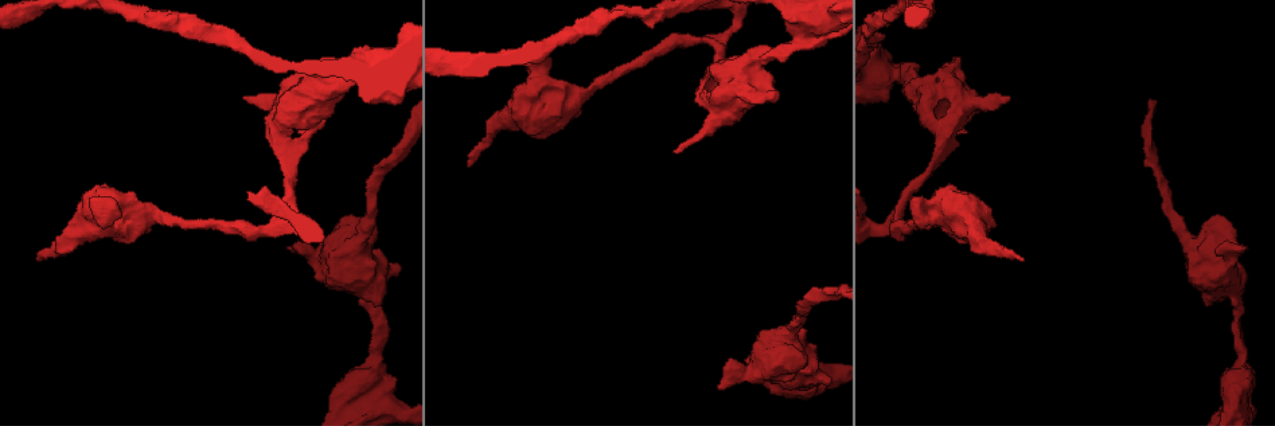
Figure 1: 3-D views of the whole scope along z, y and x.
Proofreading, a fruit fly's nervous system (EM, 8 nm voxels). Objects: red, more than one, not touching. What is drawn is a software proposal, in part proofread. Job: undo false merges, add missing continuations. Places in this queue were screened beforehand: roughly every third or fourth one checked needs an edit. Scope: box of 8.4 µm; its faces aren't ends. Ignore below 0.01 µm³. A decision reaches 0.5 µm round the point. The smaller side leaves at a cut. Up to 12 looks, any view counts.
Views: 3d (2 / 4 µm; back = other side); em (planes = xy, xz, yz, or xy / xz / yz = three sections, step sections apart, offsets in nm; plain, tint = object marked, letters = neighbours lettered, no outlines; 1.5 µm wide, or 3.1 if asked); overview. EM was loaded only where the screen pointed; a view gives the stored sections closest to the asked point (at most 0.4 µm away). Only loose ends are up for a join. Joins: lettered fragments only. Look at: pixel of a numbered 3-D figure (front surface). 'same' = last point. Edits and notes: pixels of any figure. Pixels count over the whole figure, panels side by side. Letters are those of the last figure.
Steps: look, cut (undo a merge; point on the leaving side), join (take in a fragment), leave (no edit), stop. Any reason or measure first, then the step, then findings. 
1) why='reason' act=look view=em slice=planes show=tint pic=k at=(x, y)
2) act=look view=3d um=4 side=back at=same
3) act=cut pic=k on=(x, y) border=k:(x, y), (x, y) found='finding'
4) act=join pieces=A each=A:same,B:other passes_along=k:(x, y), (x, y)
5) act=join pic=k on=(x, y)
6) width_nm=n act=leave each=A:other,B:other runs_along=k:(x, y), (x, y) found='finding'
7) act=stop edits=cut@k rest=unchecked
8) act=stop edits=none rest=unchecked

why='calibre changes' act=look view=em slice=yz step=4 show=plain pic=1 at=(886, 74)

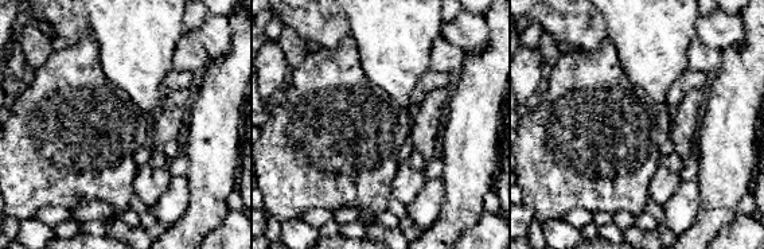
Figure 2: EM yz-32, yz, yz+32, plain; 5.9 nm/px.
act=look view=em slice=yz step=4 show=letters at=same

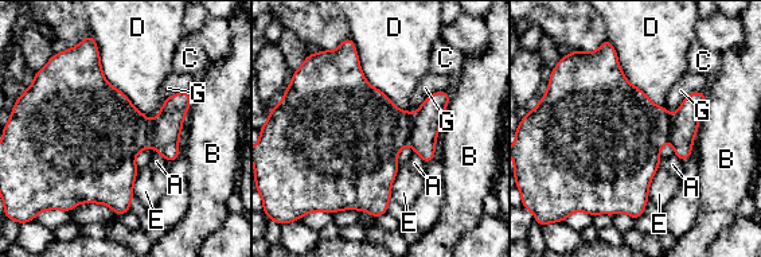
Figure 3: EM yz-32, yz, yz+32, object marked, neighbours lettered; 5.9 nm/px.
width_nm=460 act=cut pic=3 on=(370, 131) each=A:other,B:other,C:other,D:other,E:other,G:other border=3:(413, 115), (408, 141) found='two cells meet here'

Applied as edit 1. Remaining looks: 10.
why='sudden change in width' act=look view=3d um=4 pic=1 at=(584, 94)

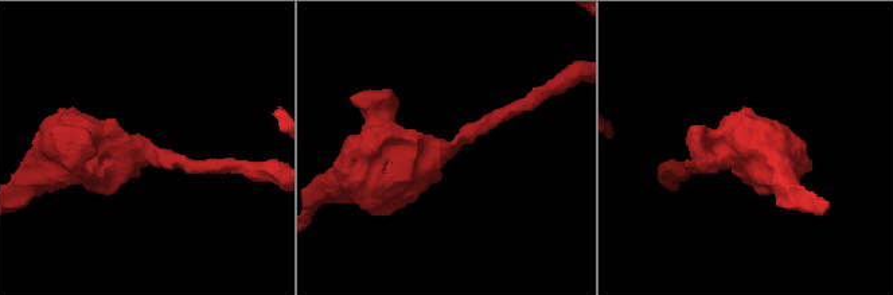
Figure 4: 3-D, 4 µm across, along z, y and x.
arm_widths_nm=200,750 why='shape alone is not enough' act=look view=em um=3.1 slice=yz step=8 show=tint pic=4 at=(447, 149)

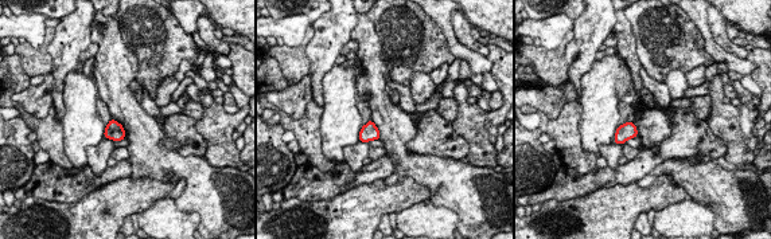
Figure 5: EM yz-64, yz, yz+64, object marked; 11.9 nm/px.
why='cut it another way' act=look view=em um=3.1 slice=xz step=8 show=letters at=same

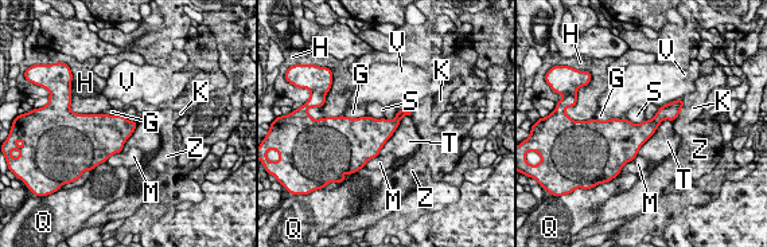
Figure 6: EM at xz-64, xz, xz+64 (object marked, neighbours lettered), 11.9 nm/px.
act=leave each=G:other,H:other,K:other,M:other,Q:other,S:other,T:other,V:other,Z:other border=6:(409, 114), (401, 118), (378, 155) found='all the same cell'

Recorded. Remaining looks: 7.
why='an open end' act=look view=3d um=4 pic=1 at=(291, 248)

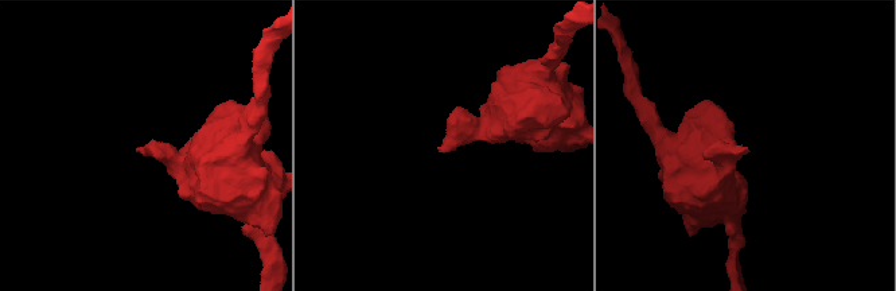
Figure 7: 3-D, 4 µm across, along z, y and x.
why='now the EM' act=look view=em slice=planes show=plain pic=7 at=(138, 147)

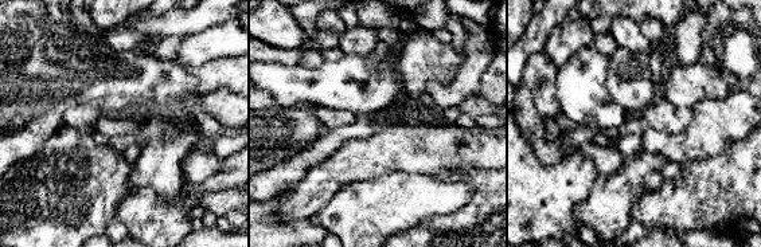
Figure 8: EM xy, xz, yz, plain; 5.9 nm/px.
why='what lies round it' act=look view=em slice=planes show=letters at=same

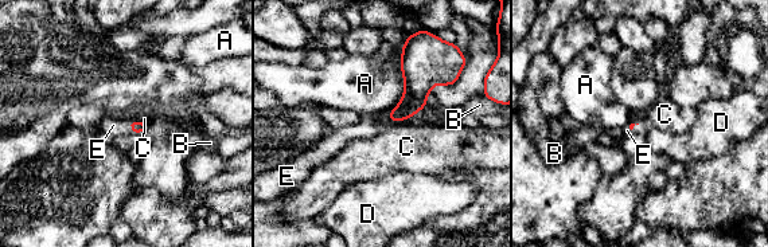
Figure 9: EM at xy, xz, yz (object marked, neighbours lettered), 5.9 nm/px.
act=join pieces=E each=A:other,B:other,C:other,D:other,E:same passes_along=9:(418, 83), (400, 120), (370, 125) found='the cell continues'

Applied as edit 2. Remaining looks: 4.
why='three arms meet' act=look view=em slice=planes show=letters pic=1 at=(370, 369)

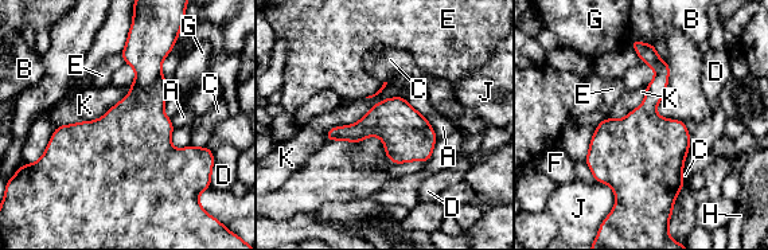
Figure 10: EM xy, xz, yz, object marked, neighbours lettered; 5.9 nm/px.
act=leave each=A:other,B:other,C:other,D:other,E:other,F:other,G:other,H:other,J:other,K:other border=10:(402, 96), (324, 139) found='all the same cell'

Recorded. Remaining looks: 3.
act=stop edits=cut@3,join@9 rest=unchecked

